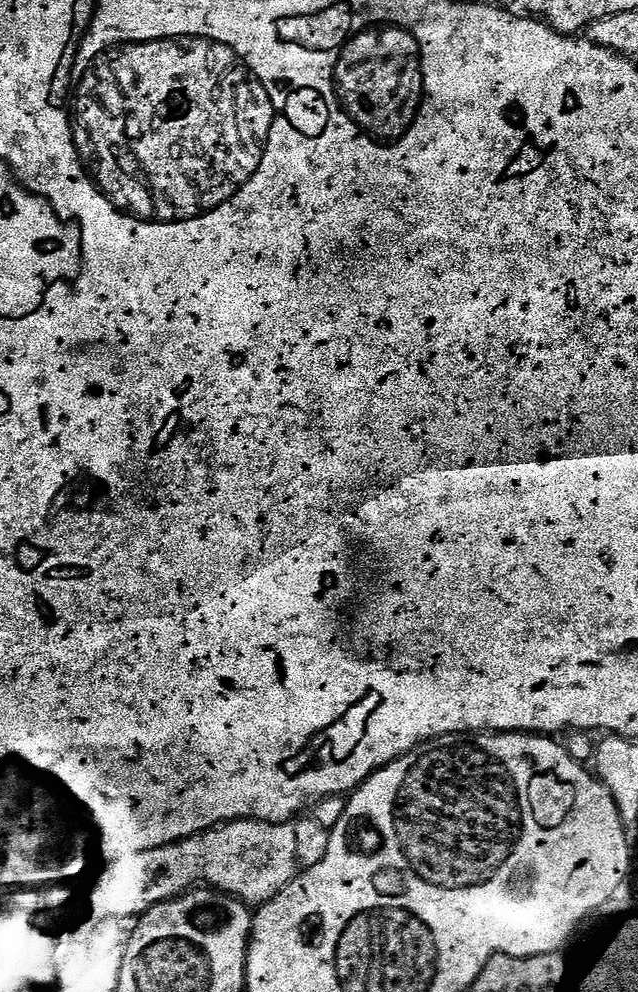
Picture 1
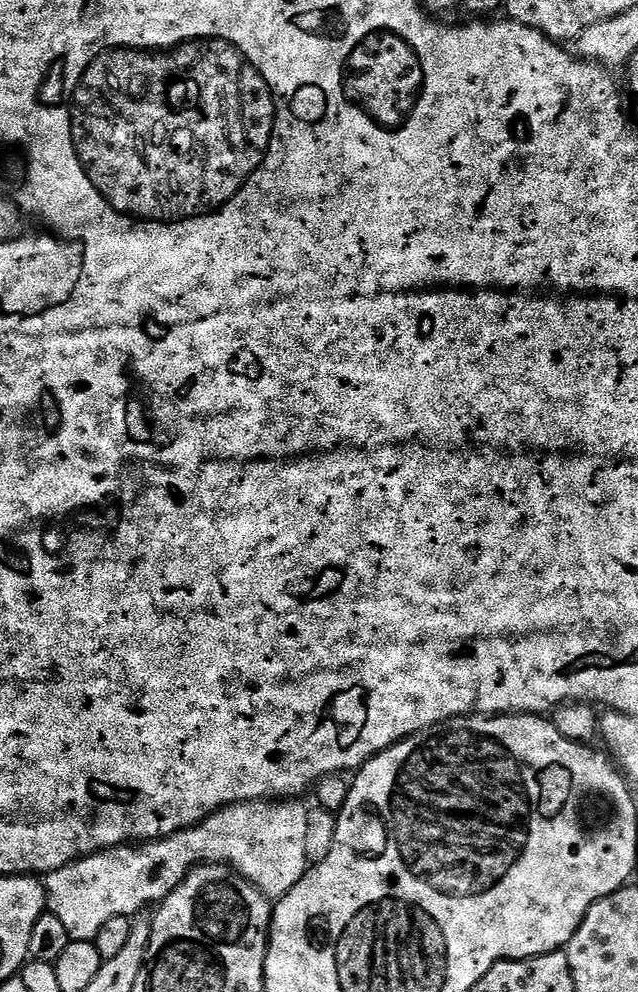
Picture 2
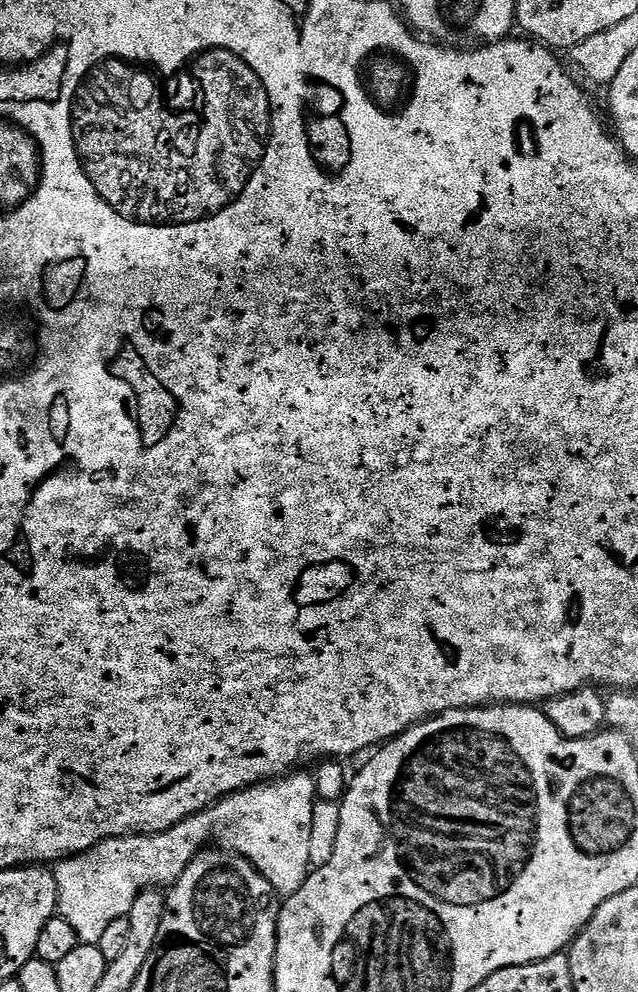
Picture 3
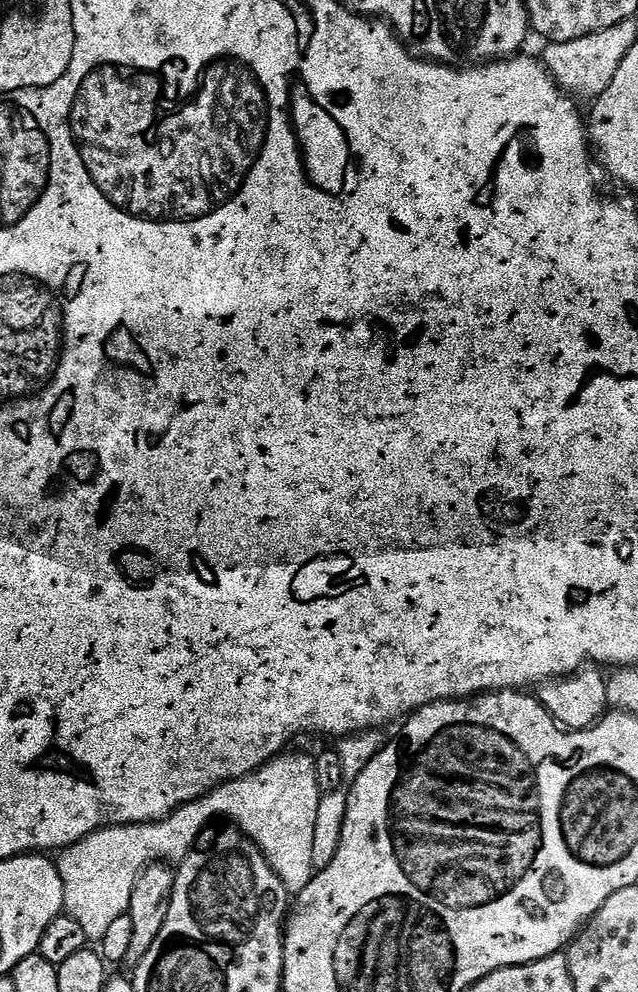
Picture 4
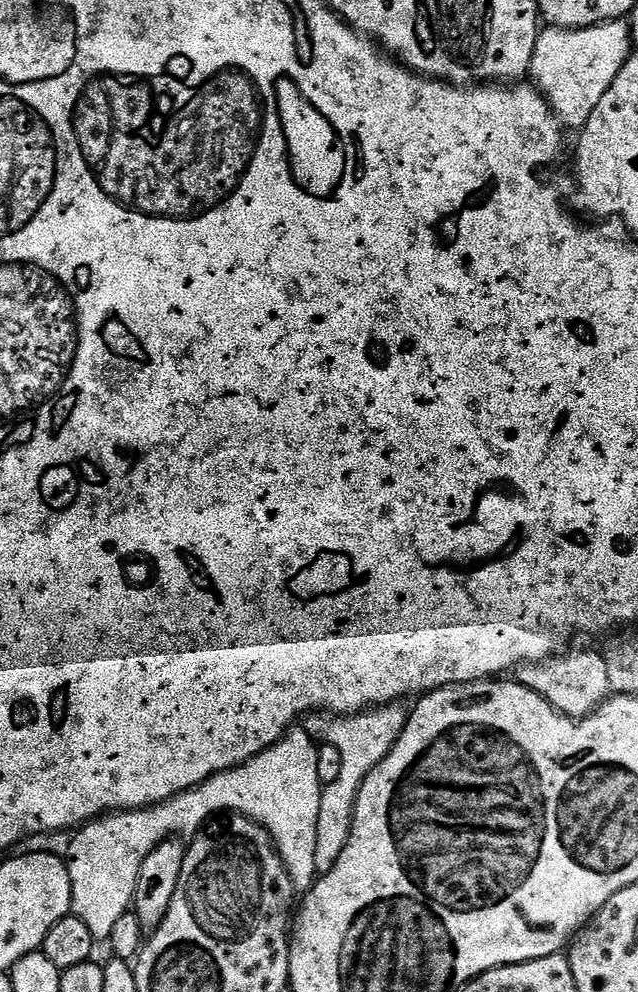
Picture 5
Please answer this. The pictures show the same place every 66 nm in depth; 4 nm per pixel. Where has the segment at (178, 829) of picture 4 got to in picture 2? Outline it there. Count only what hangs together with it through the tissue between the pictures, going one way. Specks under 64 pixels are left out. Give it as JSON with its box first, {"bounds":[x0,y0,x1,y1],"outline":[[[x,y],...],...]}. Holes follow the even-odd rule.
{"bounds":[43,800,336,941],"outline":[[[251,800],[245,804],[229,804],[228,807],[220,809],[213,816],[207,816],[201,824],[196,824],[192,828],[187,828],[181,832],[176,832],[172,836],[166,837],[165,840],[153,840],[151,842],[140,842],[135,846],[121,846],[118,848],[109,848],[106,852],[96,852],[92,856],[84,856],[81,860],[76,860],[72,864],[62,866],[58,870],[47,873],[43,877],[44,893],[48,896],[47,911],[54,914],[54,918],[58,918],[66,925],[66,930],[72,935],[73,940],[91,940],[95,941],[98,930],[102,930],[102,926],[106,926],[106,922],[110,922],[110,918],[118,918],[119,916],[135,917],[148,903],[152,906],[159,905],[165,900],[173,890],[192,872],[193,868],[199,868],[202,864],[226,864],[232,871],[237,872],[239,876],[245,876],[251,884],[256,885],[258,890],[262,890],[269,900],[275,902],[281,896],[286,895],[288,891],[304,877],[305,872],[312,864],[320,864],[328,855],[334,846],[334,834],[336,833],[336,816],[331,812],[327,812],[319,806],[313,807],[313,812],[308,816],[308,808],[304,802],[269,802],[267,800]]]}

